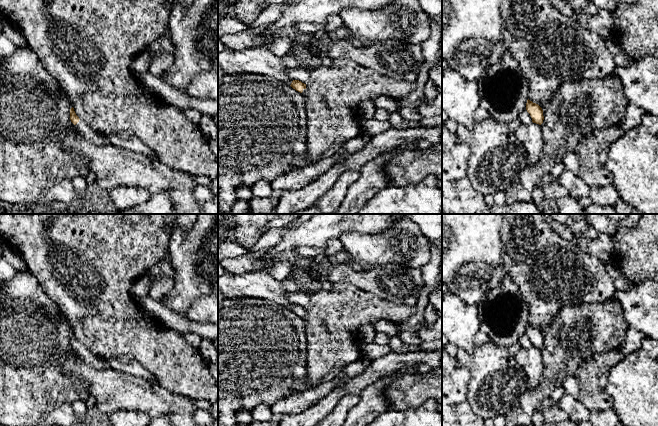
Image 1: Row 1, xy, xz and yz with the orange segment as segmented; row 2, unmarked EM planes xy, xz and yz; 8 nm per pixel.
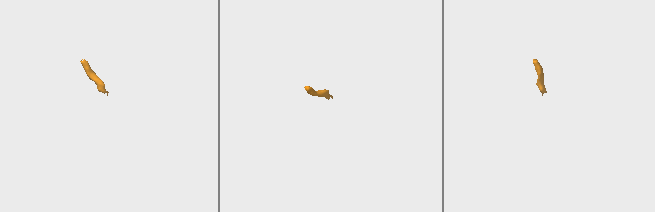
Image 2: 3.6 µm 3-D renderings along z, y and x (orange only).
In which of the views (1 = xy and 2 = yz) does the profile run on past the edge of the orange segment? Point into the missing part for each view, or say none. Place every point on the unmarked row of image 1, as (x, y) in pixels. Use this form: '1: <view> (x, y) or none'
1: xy (91, 359)
2: none

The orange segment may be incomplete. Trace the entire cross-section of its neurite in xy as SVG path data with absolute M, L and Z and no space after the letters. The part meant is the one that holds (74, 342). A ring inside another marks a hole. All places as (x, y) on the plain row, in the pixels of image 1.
M73 331L70 333L70 344L74 348L75 352L80 356L80 358L90 366L99 370L111 368L111 366L109 366L103 359L97 357L82 344L80 344Z

